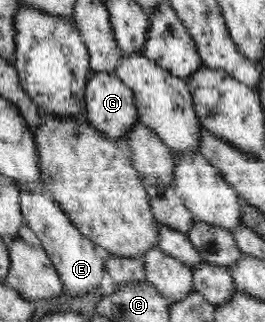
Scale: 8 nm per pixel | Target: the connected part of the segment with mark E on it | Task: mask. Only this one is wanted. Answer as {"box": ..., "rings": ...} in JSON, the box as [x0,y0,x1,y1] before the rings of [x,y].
{"box":[20,189,106,296],"rings":[[[20,189],[21,211],[24,223],[34,231],[41,241],[46,254],[56,266],[68,296],[86,295],[100,287],[102,276],[106,273],[106,262],[96,253],[91,239],[84,237],[71,219],[58,206],[53,196],[46,193]]]}

